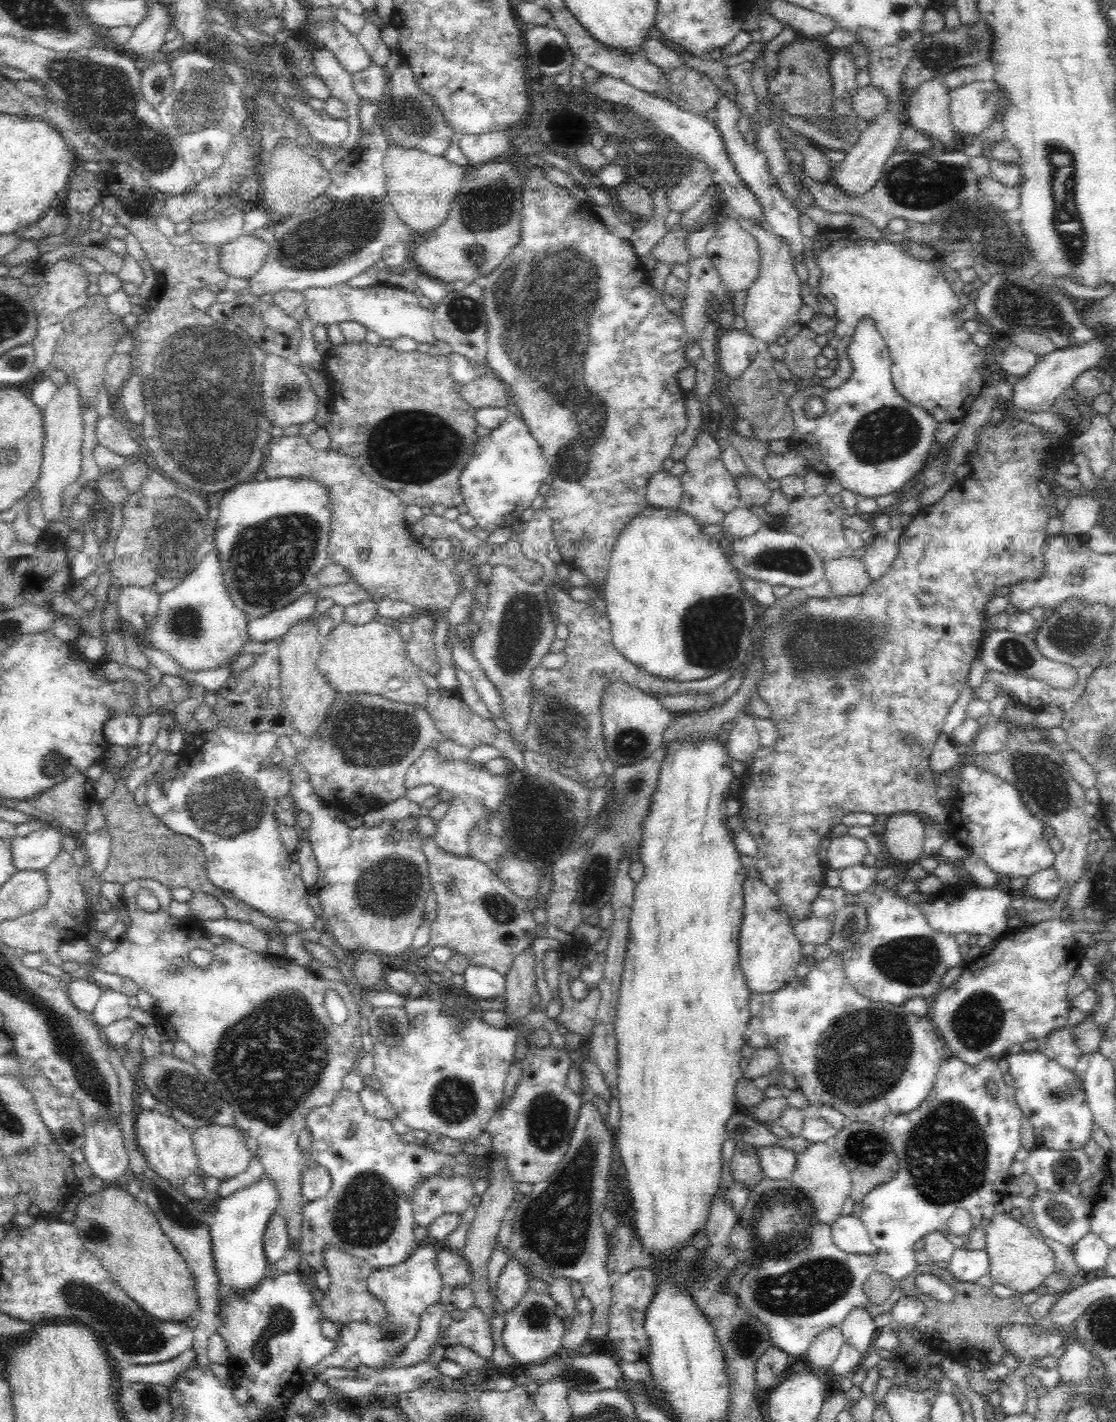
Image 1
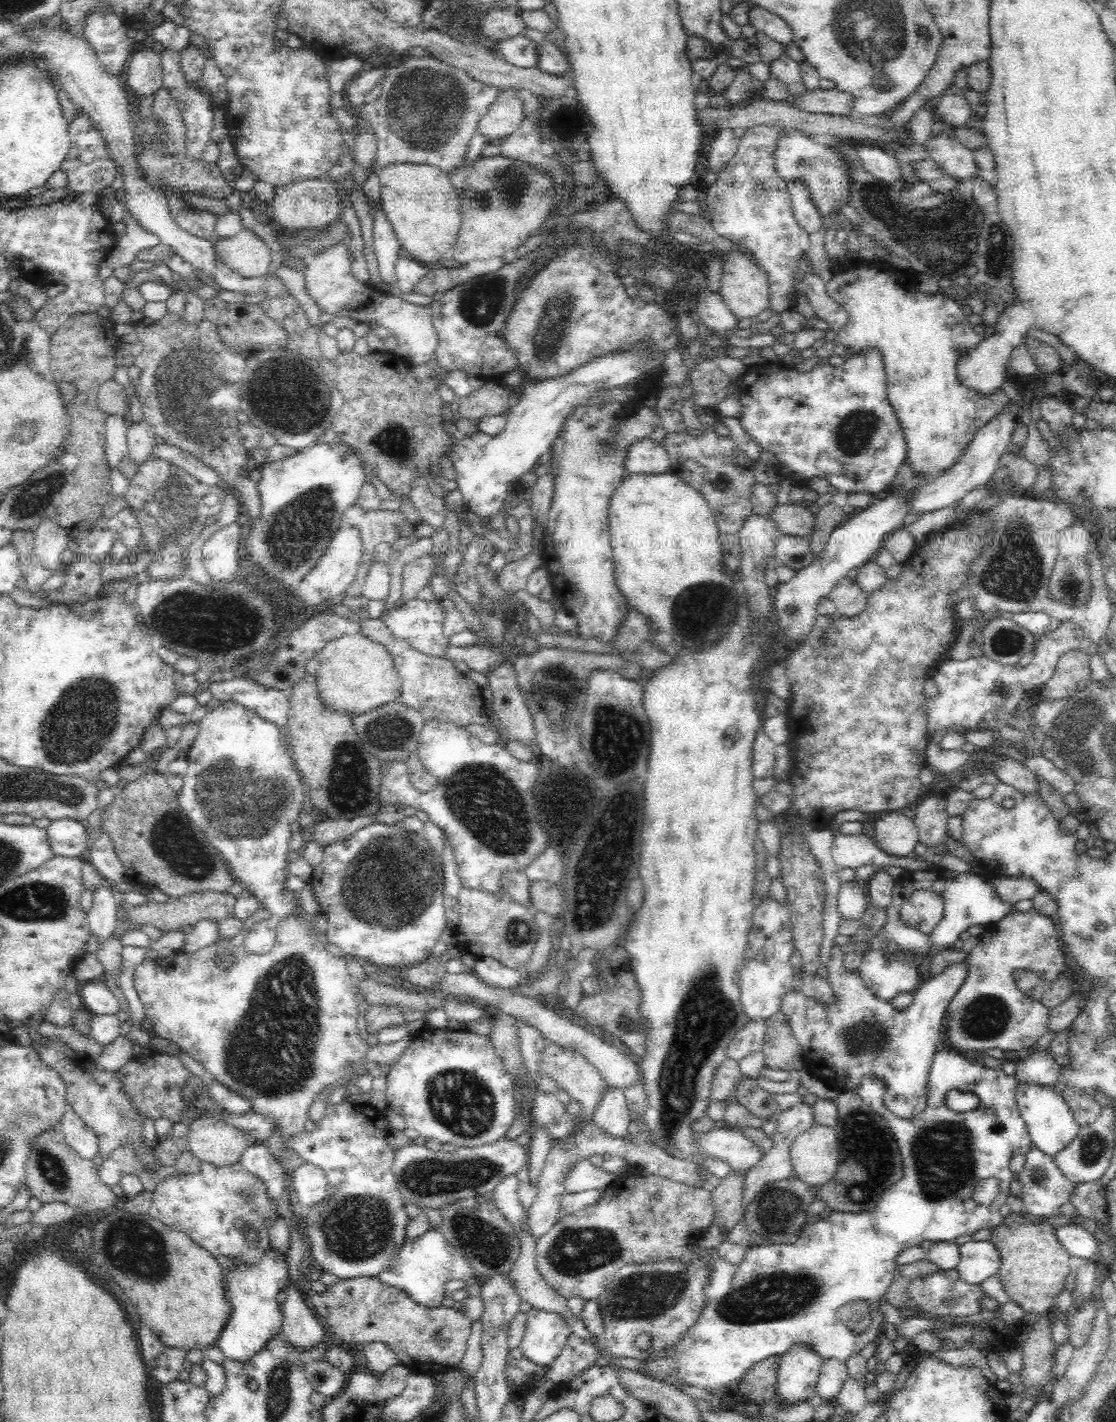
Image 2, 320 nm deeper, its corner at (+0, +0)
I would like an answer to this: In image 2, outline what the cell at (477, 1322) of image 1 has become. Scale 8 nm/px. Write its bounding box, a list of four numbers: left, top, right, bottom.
[308,1276,472,1377]

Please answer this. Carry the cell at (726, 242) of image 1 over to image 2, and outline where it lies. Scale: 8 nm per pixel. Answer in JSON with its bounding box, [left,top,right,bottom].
[720,252,770,322]

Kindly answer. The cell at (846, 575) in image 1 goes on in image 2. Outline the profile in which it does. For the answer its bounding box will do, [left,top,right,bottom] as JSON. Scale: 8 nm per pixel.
[828,577,869,618]

